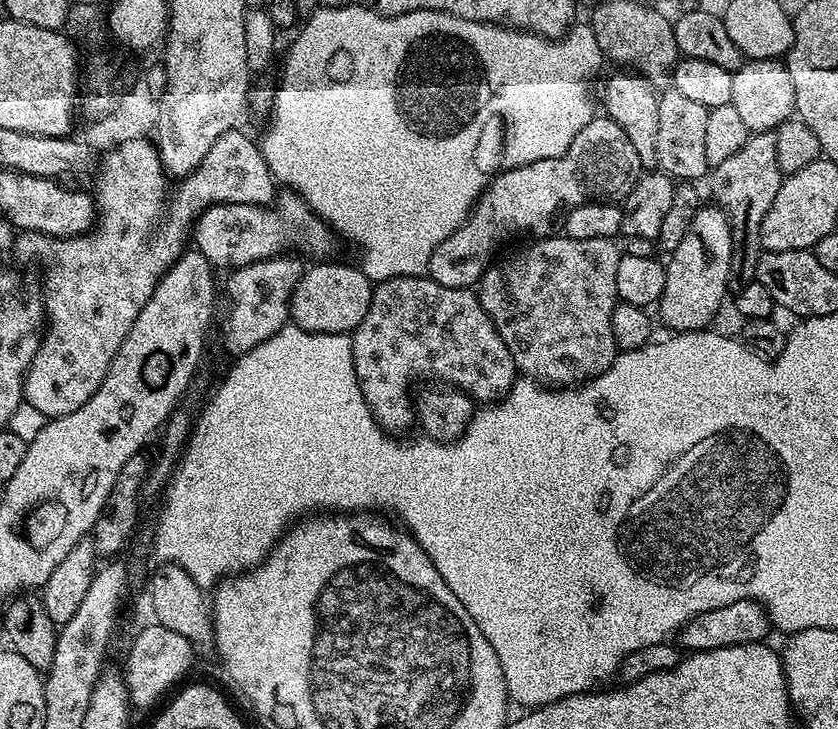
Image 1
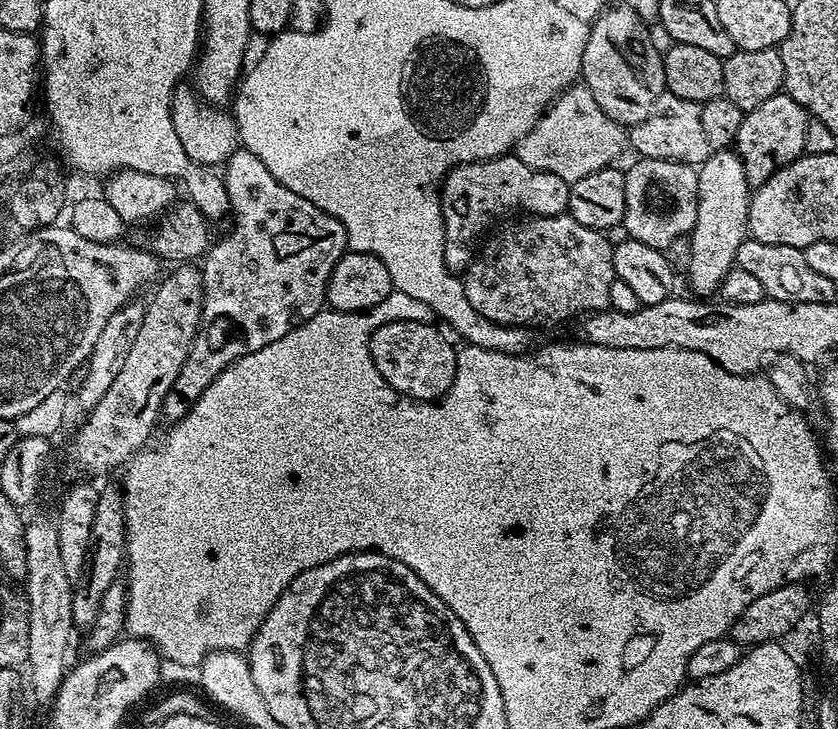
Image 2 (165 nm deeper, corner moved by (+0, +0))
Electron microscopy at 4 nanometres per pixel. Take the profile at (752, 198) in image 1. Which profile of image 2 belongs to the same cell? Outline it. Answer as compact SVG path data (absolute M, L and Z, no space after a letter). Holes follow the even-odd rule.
M786 94L766 98L762 106L745 111L742 126L738 126L734 151L746 170L749 185L764 184L779 168L785 168L805 155L809 121L808 111Z

